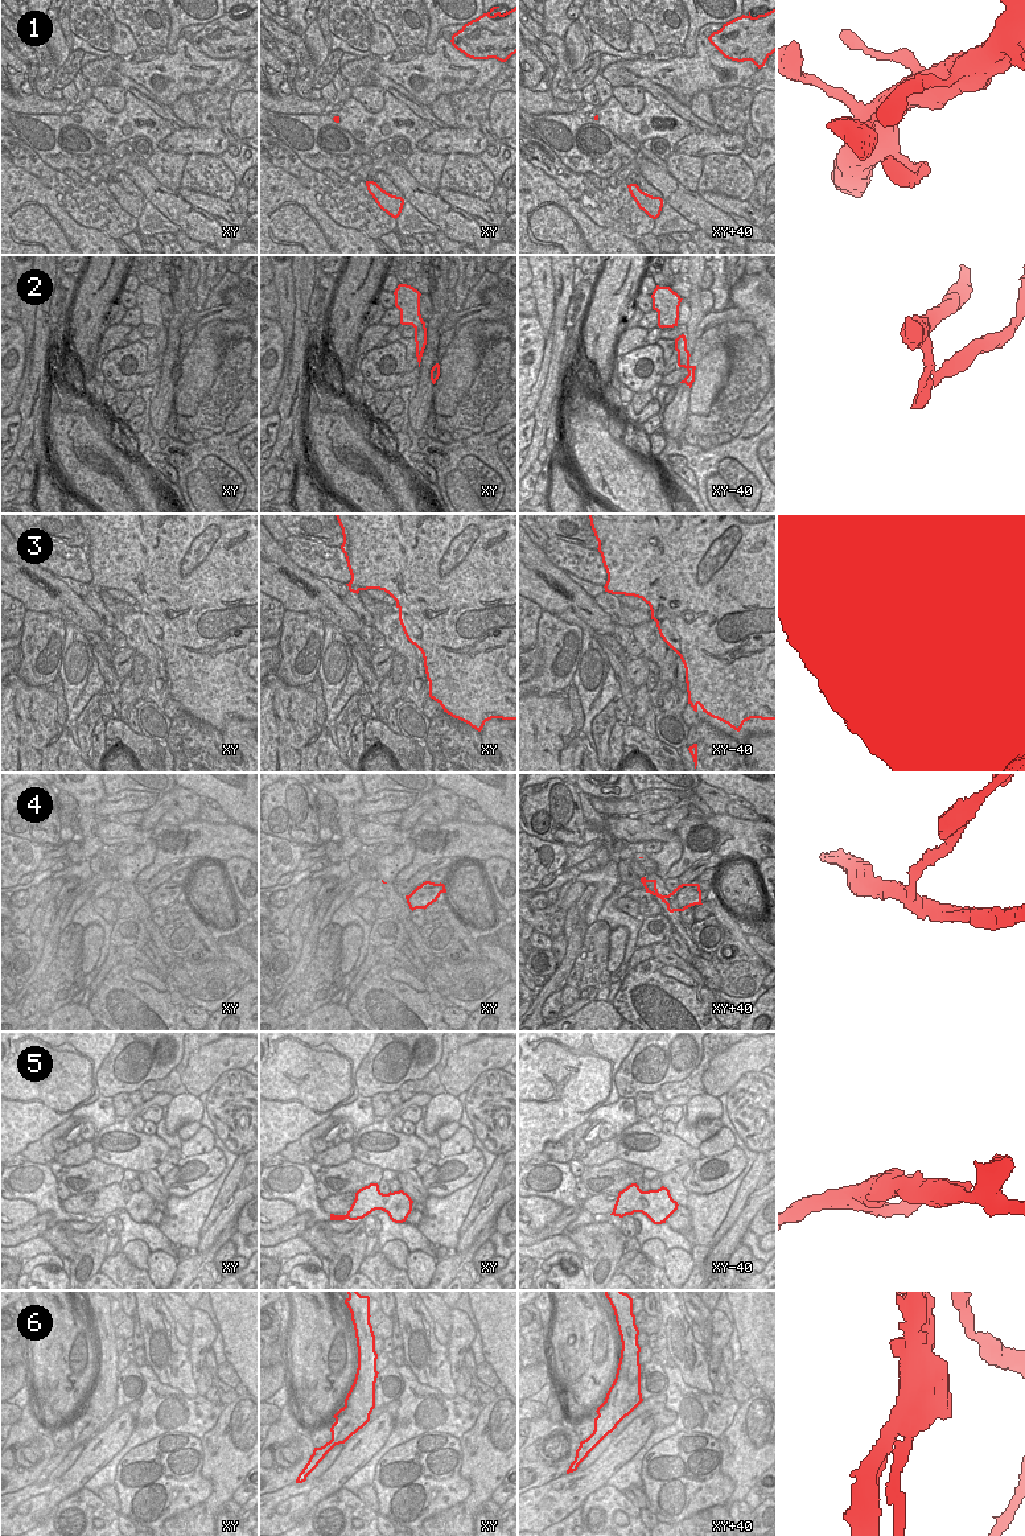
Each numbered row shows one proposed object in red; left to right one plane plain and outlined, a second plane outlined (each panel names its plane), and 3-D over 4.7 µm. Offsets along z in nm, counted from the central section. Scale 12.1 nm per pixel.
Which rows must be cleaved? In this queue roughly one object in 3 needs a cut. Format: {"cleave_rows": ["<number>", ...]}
{"cleave_rows": ["2", "4", "6"]}

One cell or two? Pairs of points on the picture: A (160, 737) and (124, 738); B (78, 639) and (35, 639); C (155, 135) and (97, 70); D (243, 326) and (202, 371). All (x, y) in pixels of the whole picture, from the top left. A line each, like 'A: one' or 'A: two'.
A: two
B: two
C: two
D: one

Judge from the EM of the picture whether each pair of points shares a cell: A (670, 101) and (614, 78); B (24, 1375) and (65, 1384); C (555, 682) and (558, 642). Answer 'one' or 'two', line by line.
A: one
B: two
C: one

